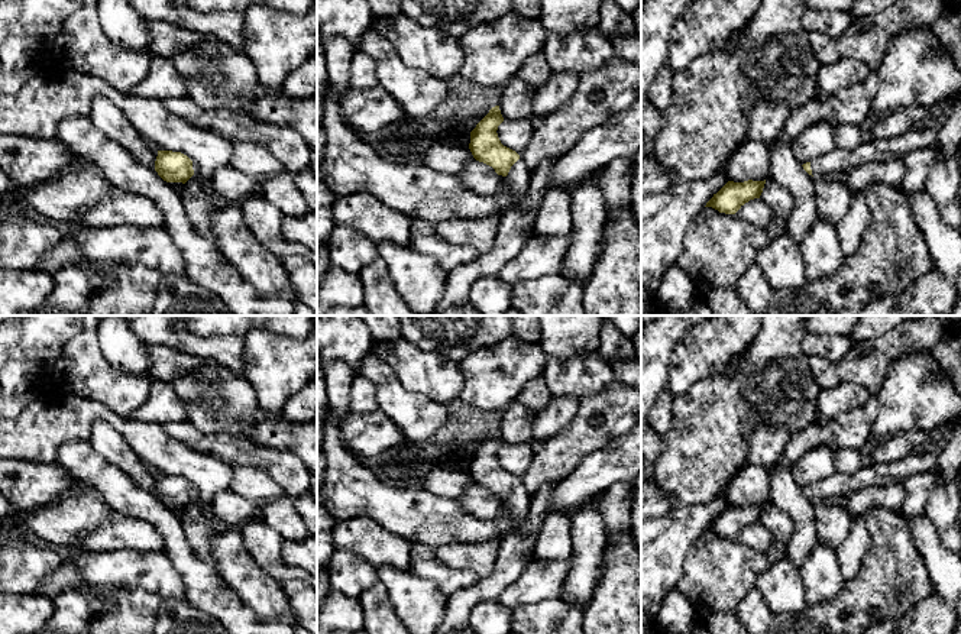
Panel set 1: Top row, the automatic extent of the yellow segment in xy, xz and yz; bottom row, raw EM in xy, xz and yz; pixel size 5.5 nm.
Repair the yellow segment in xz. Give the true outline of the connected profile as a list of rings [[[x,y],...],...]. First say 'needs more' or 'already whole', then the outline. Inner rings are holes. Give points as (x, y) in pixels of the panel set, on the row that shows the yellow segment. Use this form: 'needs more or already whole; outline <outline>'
needs more; outline [[[499,106],[492,107],[470,132],[469,149],[476,161],[492,166],[507,179],[505,195],[515,206],[527,193],[531,172],[515,151],[501,143],[496,130],[502,122]]]

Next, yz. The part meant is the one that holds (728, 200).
already whole; outline [[[748,179],[744,182],[728,181],[716,194],[714,194],[705,207],[712,207],[725,214],[735,214],[750,200],[760,198],[764,184],[766,179]]]

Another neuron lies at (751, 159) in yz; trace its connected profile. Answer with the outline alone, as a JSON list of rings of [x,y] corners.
[[[742,140],[727,169],[734,182],[764,181],[771,174],[771,148],[763,142]]]

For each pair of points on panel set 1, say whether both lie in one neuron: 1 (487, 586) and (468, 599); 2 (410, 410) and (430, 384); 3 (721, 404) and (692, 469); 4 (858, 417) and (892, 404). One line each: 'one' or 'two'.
1: one
2: two
3: one
4: two

